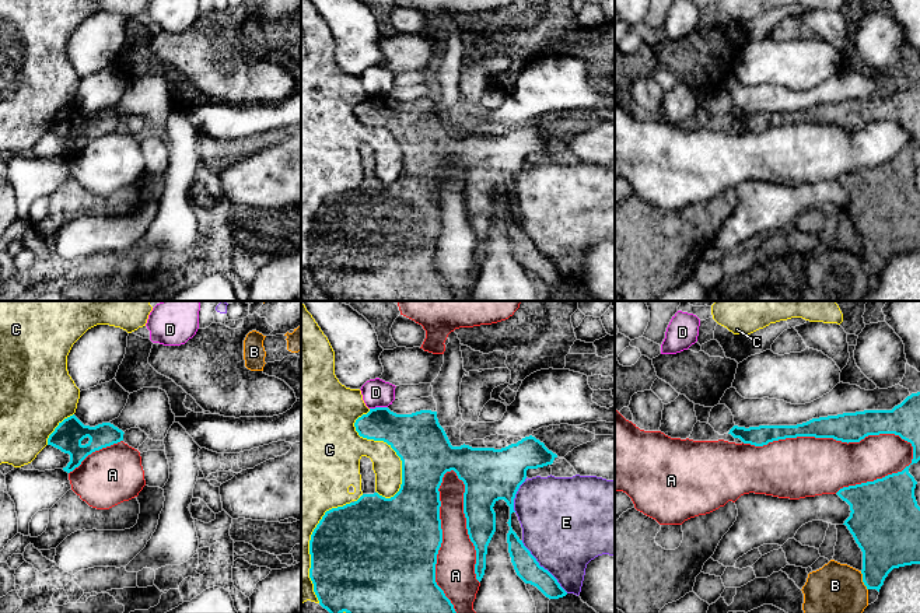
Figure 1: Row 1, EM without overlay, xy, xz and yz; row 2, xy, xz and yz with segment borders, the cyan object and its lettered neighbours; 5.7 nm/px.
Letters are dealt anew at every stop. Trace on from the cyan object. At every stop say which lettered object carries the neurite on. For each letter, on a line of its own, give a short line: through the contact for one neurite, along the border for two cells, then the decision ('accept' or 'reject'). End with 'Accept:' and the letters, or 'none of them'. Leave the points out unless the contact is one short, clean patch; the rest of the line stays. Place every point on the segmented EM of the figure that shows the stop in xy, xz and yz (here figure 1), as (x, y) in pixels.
A: reject
B: reject
C: reject
D: reject
E: reject
Accept: none of them

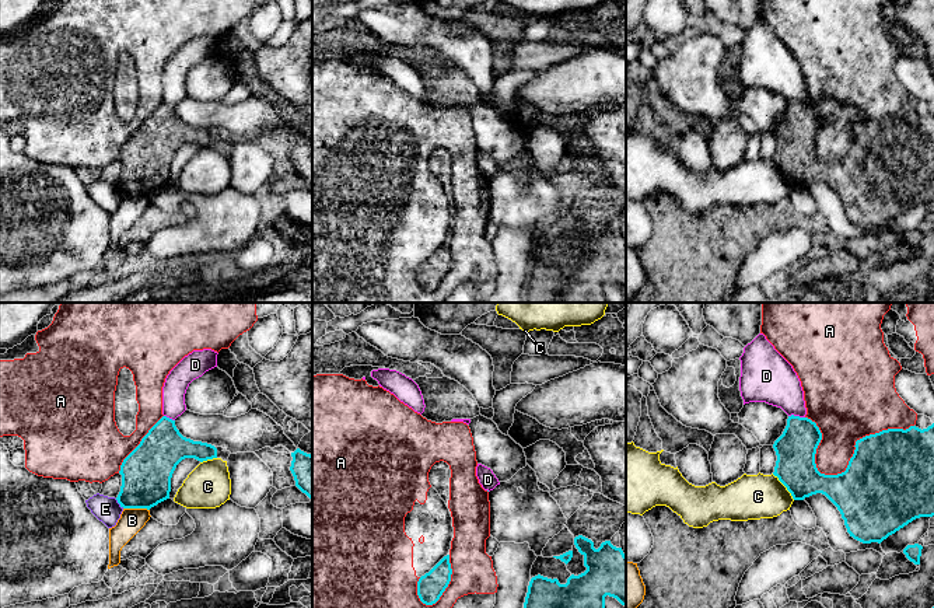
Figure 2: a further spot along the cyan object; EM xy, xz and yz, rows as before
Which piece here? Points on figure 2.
A: reject
B: line xy (123, 507), (146, 507), (149, 510); reject
C: reject
D: line yz (789, 415), (804, 418); reject
E: reject
Accept: none of them

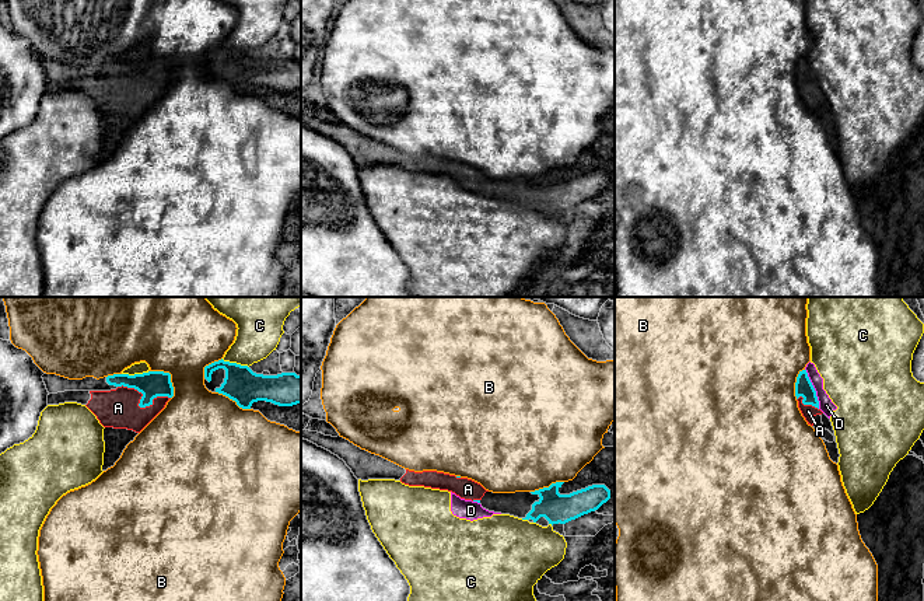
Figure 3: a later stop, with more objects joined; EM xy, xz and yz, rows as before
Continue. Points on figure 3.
A: line xy (151, 384), (151, 388), (139, 404), (118, 408); accept
B: reject
C: reject
D: reject
Accept: A

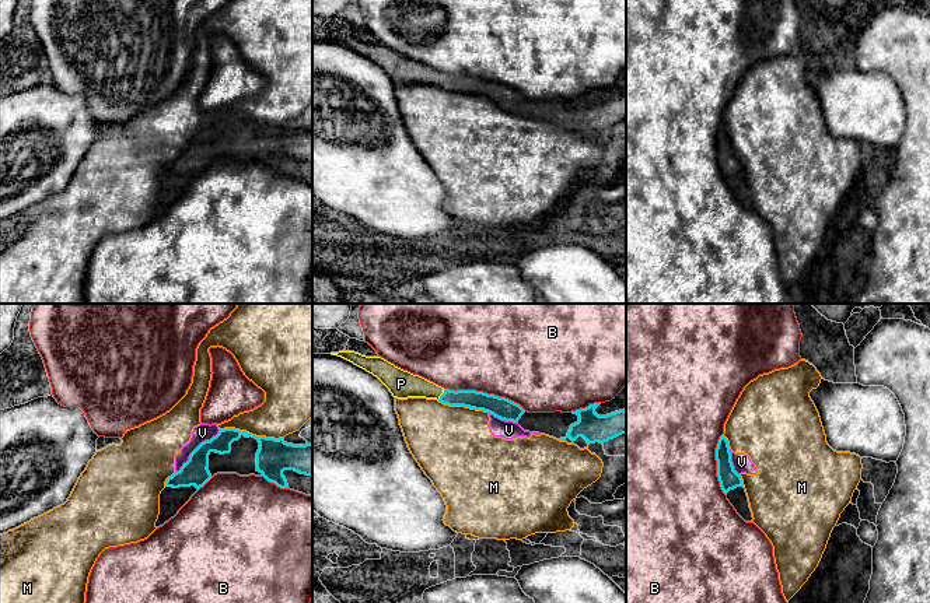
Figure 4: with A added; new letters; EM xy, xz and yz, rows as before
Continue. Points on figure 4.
B: reject
M: line xy (220, 428), (238, 428), (257, 435), (282, 438); reject
P: line xz (472, 399), (441, 395), (425, 388), (401, 384); accept
V: reject
Accept: P

